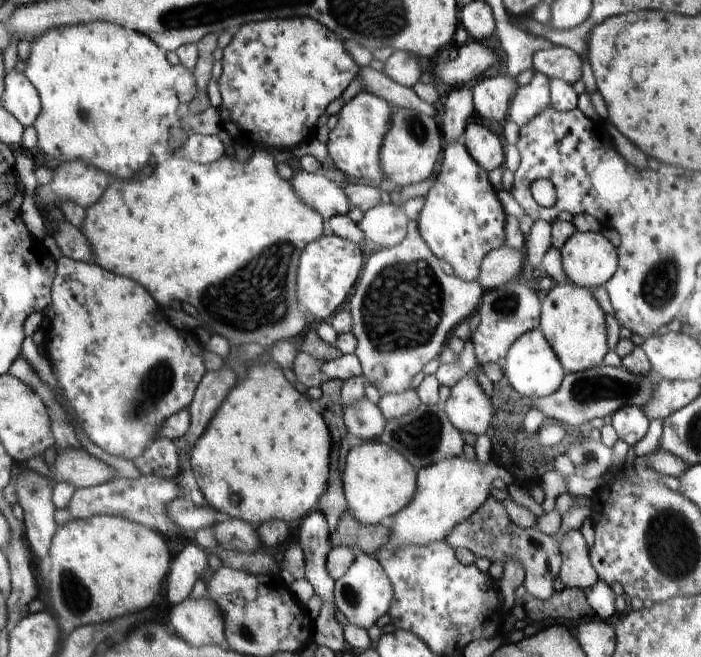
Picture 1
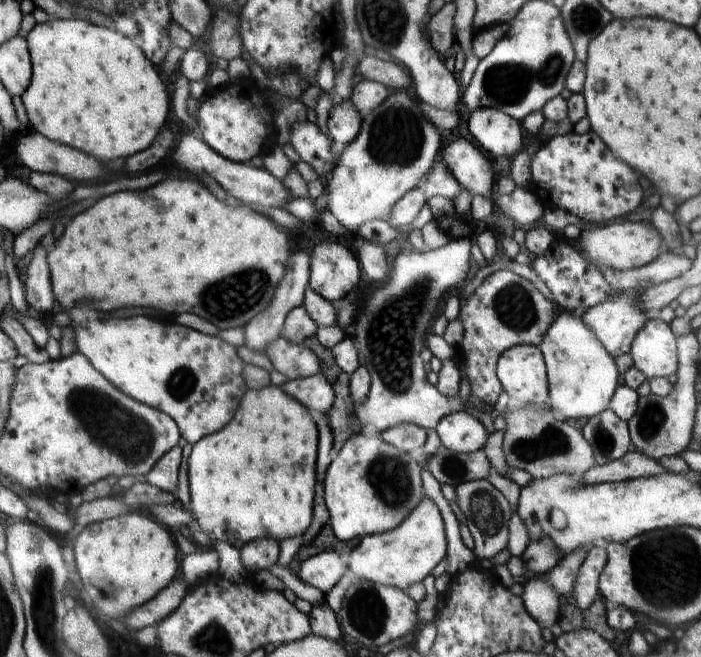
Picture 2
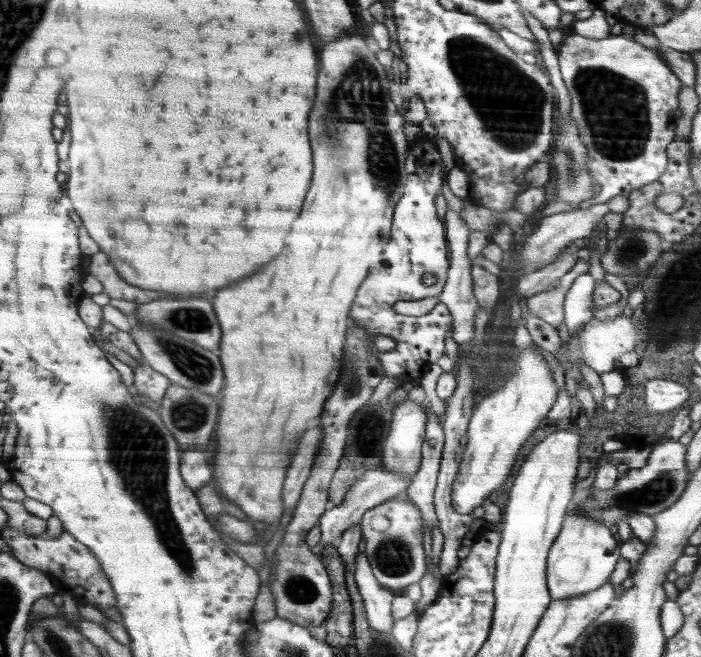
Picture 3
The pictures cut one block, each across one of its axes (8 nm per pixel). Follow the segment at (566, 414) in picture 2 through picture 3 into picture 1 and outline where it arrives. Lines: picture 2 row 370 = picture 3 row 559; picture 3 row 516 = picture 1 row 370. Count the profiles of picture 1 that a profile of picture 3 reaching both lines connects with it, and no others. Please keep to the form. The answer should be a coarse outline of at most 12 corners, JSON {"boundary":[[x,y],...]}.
{"boundary":[[587,288],[544,298],[538,329],[568,373],[603,365],[605,312]]}

